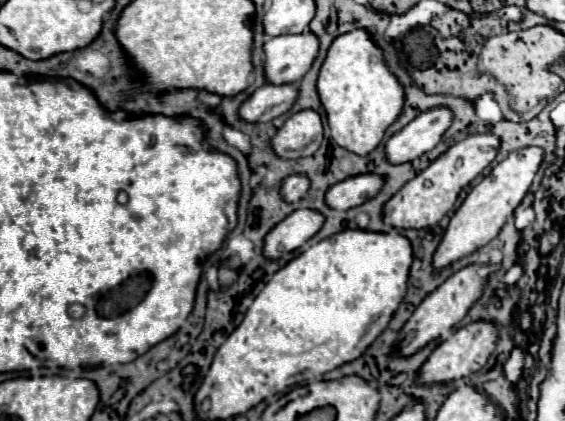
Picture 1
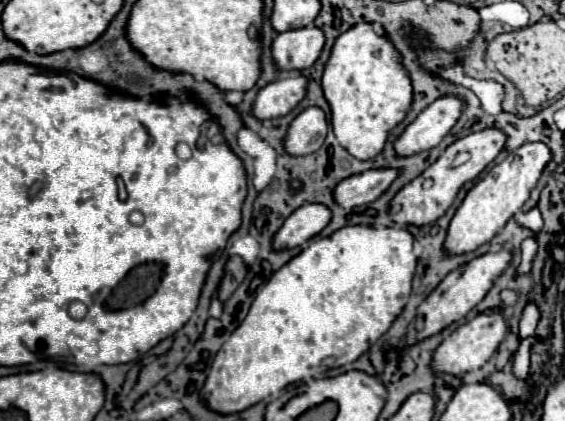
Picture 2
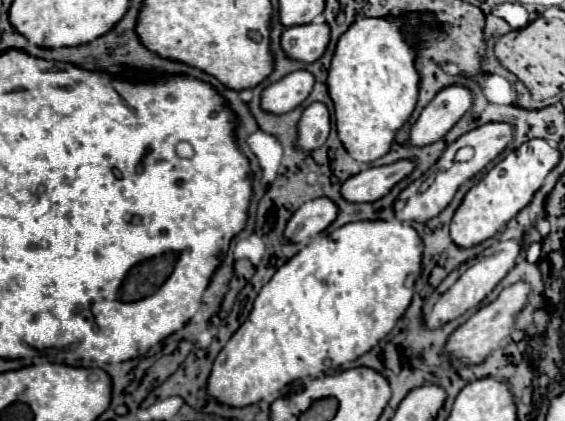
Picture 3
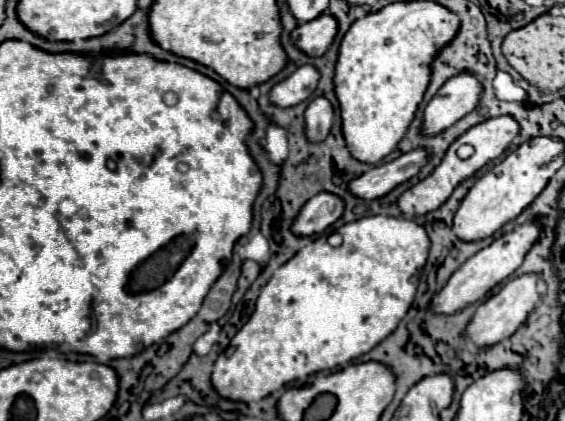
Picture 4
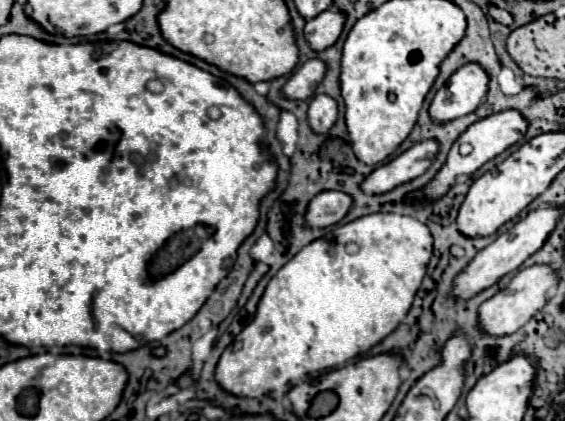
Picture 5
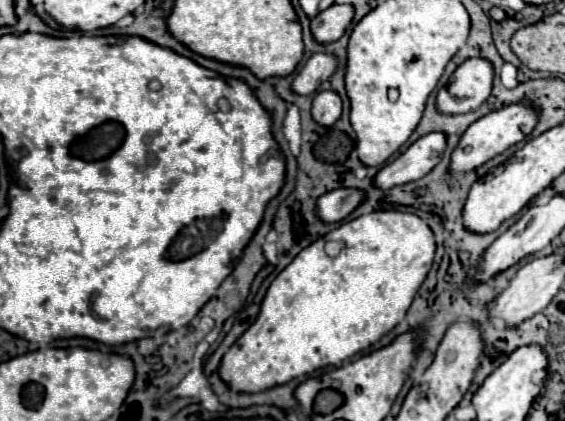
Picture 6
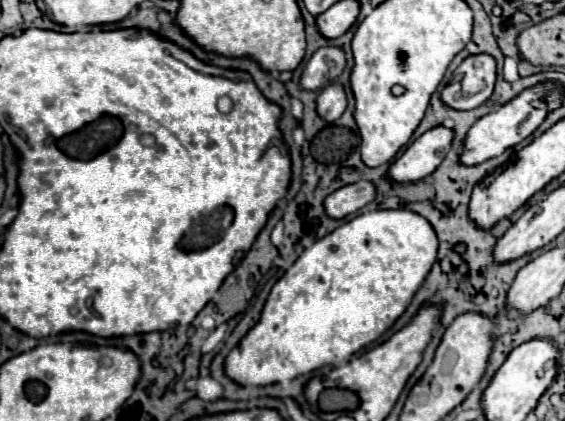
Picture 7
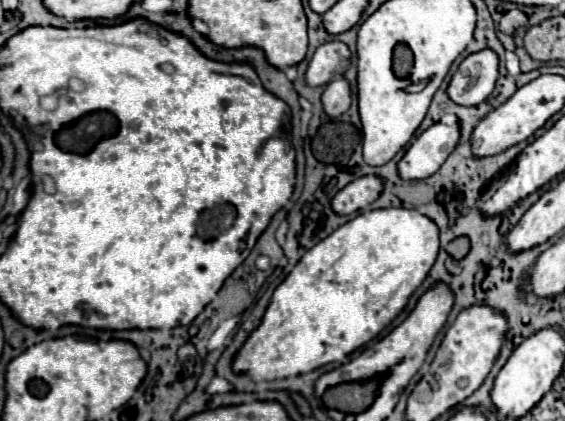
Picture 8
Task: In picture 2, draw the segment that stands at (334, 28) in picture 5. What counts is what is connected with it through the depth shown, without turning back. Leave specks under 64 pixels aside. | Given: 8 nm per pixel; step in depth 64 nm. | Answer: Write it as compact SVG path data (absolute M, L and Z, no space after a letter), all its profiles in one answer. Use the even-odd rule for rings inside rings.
M306 26L278 34L272 42L272 52L284 74L292 70L298 72L310 68L318 60L324 42L326 36L318 26Z

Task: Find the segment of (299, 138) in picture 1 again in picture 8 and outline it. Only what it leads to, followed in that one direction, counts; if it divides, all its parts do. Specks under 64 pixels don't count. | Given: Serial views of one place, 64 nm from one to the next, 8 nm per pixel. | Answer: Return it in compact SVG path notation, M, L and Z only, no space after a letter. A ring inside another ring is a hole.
M344 76L334 78L322 94L322 104L324 104L324 110L328 112L328 116L332 116L332 118L338 118L340 114L344 114L352 104L350 82Z

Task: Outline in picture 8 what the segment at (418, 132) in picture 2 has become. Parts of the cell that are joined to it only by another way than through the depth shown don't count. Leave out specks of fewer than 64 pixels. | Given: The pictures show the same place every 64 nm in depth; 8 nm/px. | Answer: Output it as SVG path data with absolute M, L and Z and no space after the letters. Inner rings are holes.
M484 48L462 60L448 86L448 96L456 104L476 106L490 96L496 78L498 78L498 54L490 48Z

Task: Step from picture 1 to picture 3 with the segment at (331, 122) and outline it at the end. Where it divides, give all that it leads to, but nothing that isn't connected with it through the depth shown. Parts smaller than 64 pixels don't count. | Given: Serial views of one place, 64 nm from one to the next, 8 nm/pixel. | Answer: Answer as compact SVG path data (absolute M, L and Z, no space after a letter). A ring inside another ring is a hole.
M400 12L380 18L360 18L348 28L348 32L344 32L344 36L340 36L328 72L328 90L336 108L338 138L342 140L344 148L356 162L374 162L384 154L388 154L396 132L412 116L418 104L418 92L422 82L422 76L416 68L418 48L422 46L418 32L422 28L438 28L438 26L440 22L434 12Z

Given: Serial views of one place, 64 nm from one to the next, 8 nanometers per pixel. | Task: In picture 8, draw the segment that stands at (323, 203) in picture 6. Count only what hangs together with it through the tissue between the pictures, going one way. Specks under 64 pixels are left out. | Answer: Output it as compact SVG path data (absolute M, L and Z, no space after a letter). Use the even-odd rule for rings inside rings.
M362 176L354 182L350 182L346 188L342 188L332 198L332 208L338 214L352 214L356 210L362 210L370 206L380 192L384 190L384 178L380 176Z

